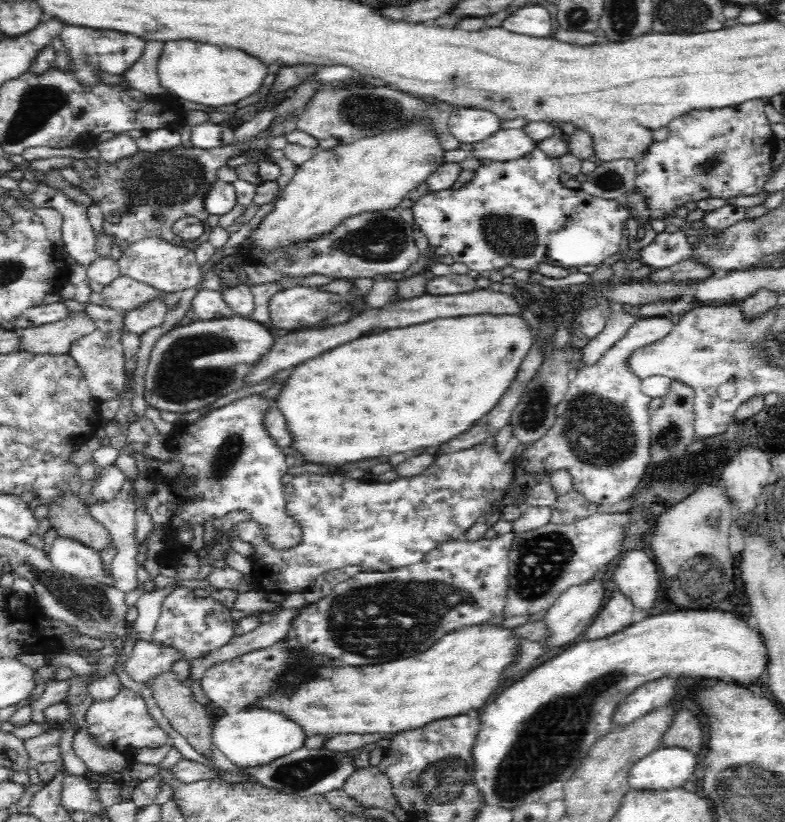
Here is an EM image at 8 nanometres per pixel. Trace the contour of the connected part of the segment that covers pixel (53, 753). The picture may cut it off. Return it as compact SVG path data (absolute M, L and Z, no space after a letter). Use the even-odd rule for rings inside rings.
M62 726L52 728L39 736L23 740L26 752L33 764L52 762L60 764L59 742L62 738Z

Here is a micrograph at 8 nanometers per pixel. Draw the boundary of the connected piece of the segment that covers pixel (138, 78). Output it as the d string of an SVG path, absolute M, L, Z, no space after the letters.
M148 40L144 46L142 56L130 66L124 76L128 84L144 94L160 97L170 96L168 89L160 83L158 64L164 51L165 42L162 40Z

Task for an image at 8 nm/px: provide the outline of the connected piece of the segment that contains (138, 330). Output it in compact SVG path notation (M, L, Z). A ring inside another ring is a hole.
M154 300L144 306L138 306L136 310L122 316L122 333L144 334L148 329L161 325L167 312L166 305L161 300Z

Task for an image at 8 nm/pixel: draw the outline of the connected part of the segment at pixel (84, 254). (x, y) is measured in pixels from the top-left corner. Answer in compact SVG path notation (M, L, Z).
M40 182L29 196L36 207L55 208L62 214L63 244L74 260L74 265L87 269L94 265L98 258L95 251L96 235L87 216L88 207L72 201L66 193Z

